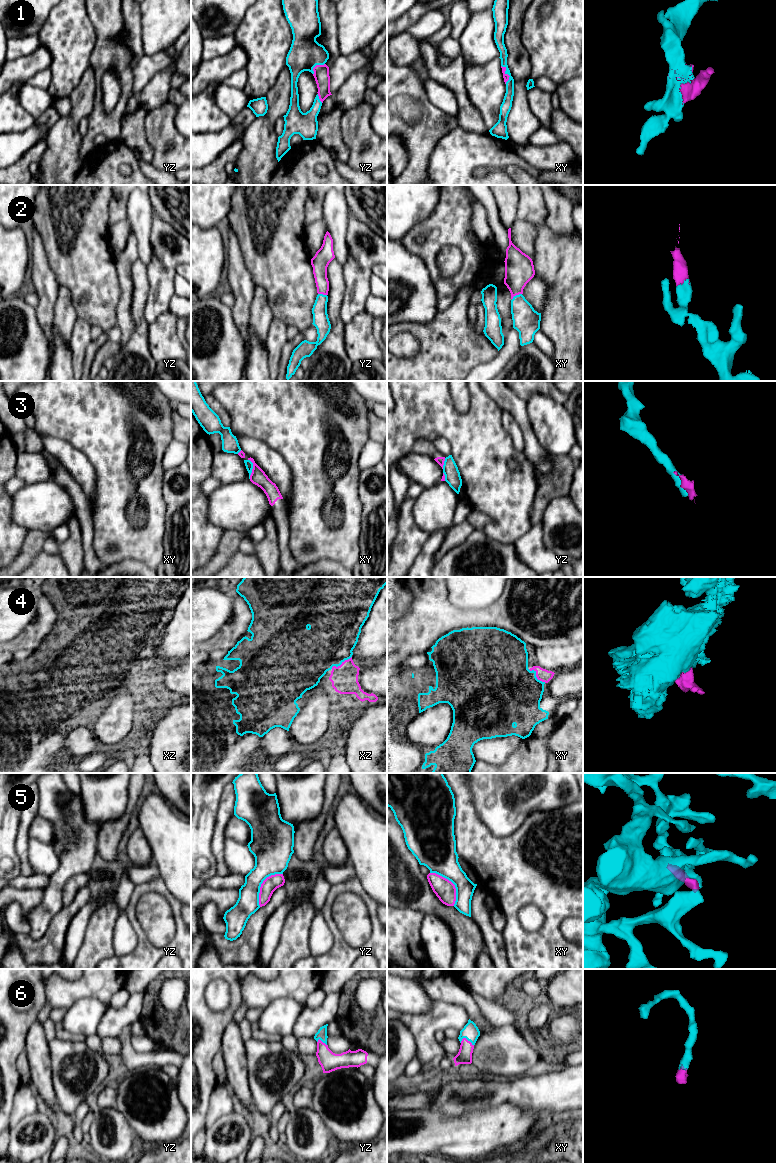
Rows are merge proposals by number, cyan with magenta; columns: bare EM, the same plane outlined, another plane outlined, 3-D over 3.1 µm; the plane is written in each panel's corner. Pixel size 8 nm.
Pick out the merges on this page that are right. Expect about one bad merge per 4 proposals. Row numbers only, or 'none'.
1, 2, 4, 6

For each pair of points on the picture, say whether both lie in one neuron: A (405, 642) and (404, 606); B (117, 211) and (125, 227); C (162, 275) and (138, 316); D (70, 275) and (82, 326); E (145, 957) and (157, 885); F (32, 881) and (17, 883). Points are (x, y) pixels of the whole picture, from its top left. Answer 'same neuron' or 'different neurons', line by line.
A: different neurons
B: different neurons
C: different neurons
D: different neurons
E: same neuron
F: same neuron

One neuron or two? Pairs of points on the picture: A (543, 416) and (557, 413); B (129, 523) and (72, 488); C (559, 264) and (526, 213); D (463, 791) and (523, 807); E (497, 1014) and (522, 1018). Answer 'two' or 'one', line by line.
A: one
B: two
C: one
D: two
E: two

